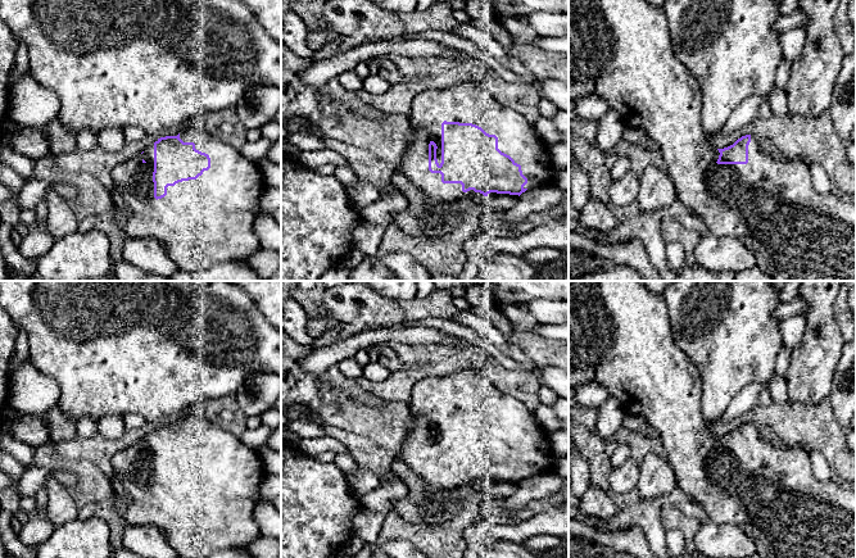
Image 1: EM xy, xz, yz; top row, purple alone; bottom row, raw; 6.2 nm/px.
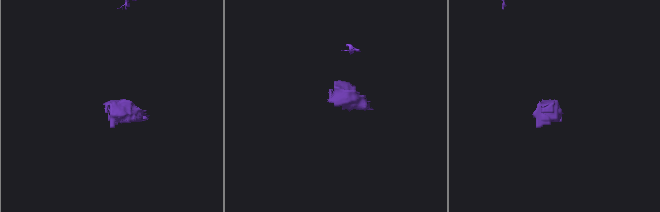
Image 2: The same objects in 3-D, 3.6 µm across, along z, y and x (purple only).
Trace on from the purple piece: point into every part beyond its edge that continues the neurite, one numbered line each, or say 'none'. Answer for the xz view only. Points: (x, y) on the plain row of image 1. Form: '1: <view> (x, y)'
1: xz (467, 390)

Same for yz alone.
1: yz (620, 336)

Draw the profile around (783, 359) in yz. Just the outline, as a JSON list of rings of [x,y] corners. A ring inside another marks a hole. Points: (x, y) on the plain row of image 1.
[[[783,345],[782,349],[779,350],[775,363],[776,373],[780,376],[787,376],[789,362],[791,362],[791,350]]]

